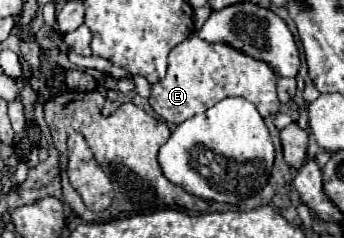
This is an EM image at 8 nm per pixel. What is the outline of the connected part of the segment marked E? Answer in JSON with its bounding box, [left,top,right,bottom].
[150,33,280,125]

